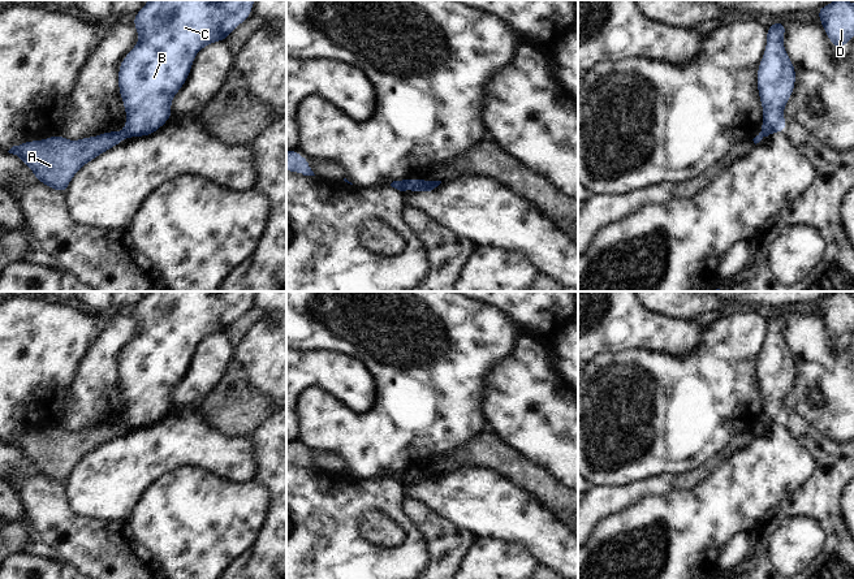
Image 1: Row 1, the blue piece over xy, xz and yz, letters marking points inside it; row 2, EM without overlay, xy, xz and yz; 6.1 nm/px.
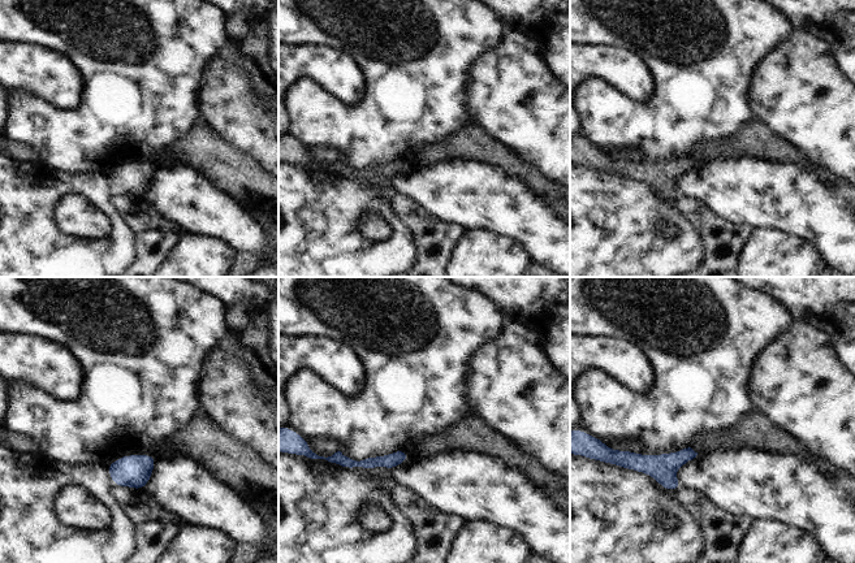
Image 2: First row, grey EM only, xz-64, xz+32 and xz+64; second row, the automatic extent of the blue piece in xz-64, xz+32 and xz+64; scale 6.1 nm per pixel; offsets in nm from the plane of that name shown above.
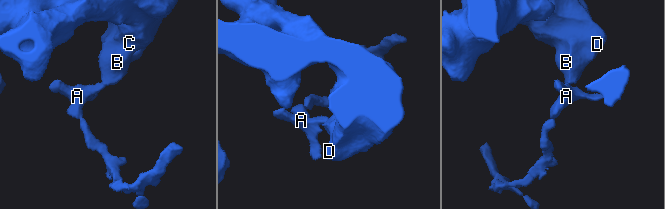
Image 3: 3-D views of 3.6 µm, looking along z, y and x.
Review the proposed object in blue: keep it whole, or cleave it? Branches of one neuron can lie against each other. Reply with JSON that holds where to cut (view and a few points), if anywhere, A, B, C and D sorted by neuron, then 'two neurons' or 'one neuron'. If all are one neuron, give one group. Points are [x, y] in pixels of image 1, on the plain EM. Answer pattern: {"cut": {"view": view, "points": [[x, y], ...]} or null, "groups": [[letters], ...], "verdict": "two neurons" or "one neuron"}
{"cut": {"view": "xz", "points": [[415, 472], [410, 479]]}, "groups": [["A"], ["B", "C", "D"]], "verdict": "two neurons"}

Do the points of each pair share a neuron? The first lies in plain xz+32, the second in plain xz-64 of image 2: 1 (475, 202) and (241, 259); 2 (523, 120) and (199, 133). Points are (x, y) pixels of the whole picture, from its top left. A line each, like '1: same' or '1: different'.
1: different
2: different

